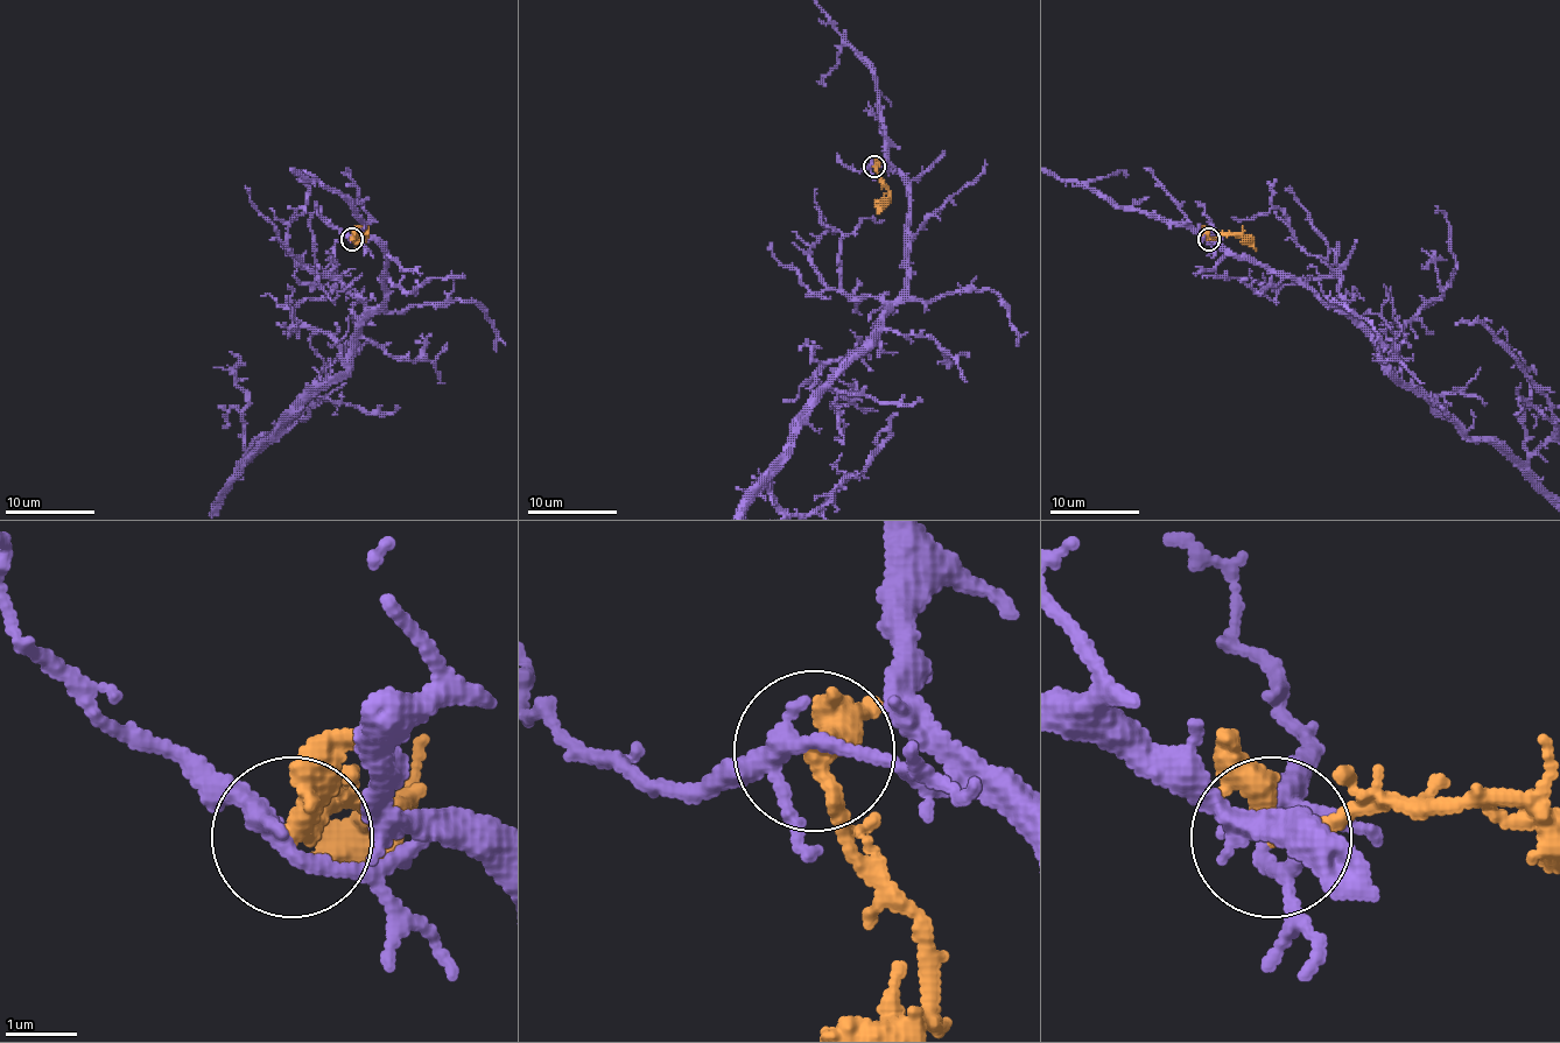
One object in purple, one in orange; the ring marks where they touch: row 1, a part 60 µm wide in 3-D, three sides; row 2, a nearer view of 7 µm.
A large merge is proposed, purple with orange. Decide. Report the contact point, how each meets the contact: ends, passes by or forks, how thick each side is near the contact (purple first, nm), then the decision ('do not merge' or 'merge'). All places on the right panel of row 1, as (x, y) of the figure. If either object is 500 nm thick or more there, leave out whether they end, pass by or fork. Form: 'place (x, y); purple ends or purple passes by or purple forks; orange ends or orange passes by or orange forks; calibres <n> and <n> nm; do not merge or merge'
place (1208, 239); purple forks; orange forks; calibres 220 and 260 nm; do not merge

